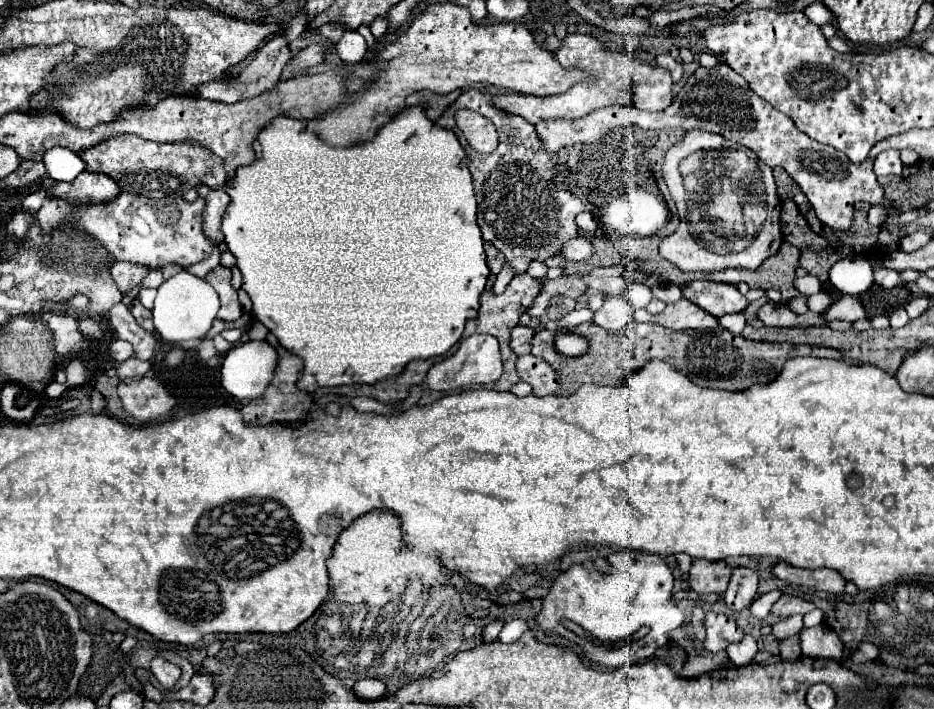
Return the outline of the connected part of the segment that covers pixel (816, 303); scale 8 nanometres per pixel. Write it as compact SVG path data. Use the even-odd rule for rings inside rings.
M820 290L820 292L810 295L807 299L809 310L816 313L826 312L830 308L834 300L834 294L828 290Z

